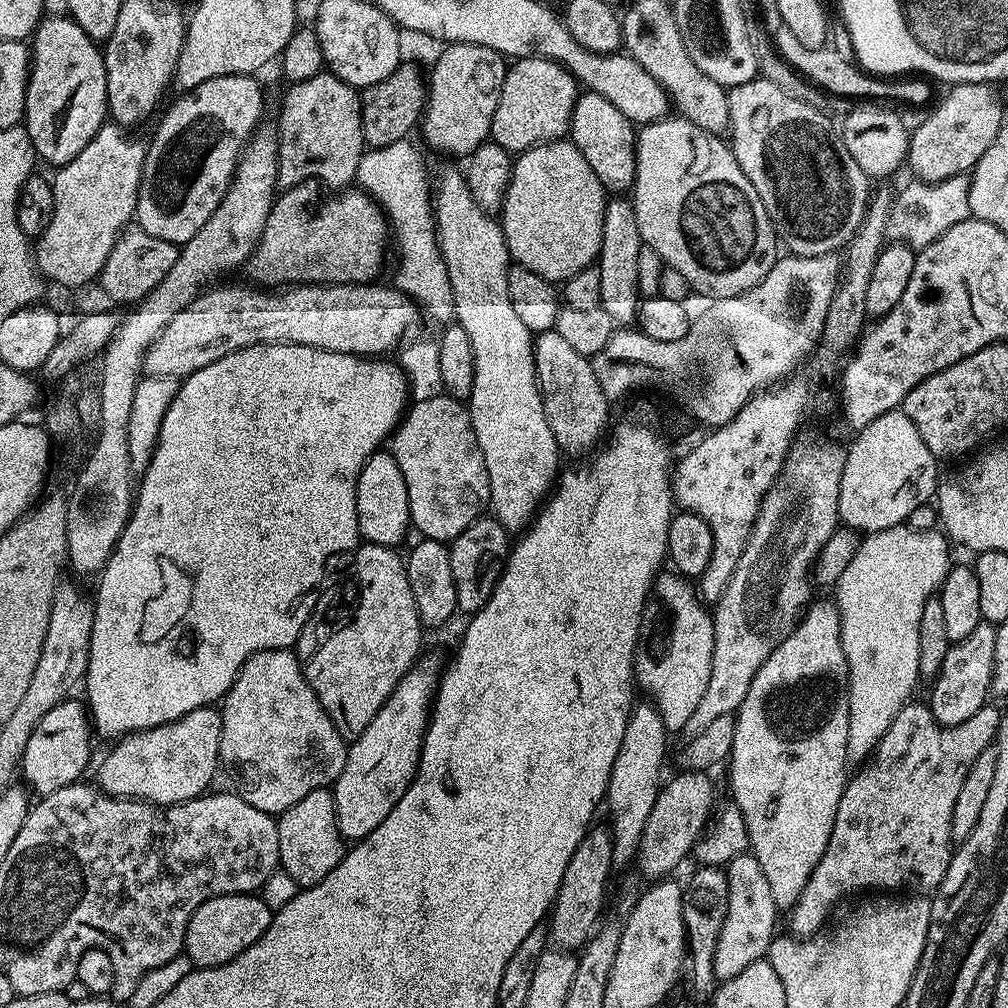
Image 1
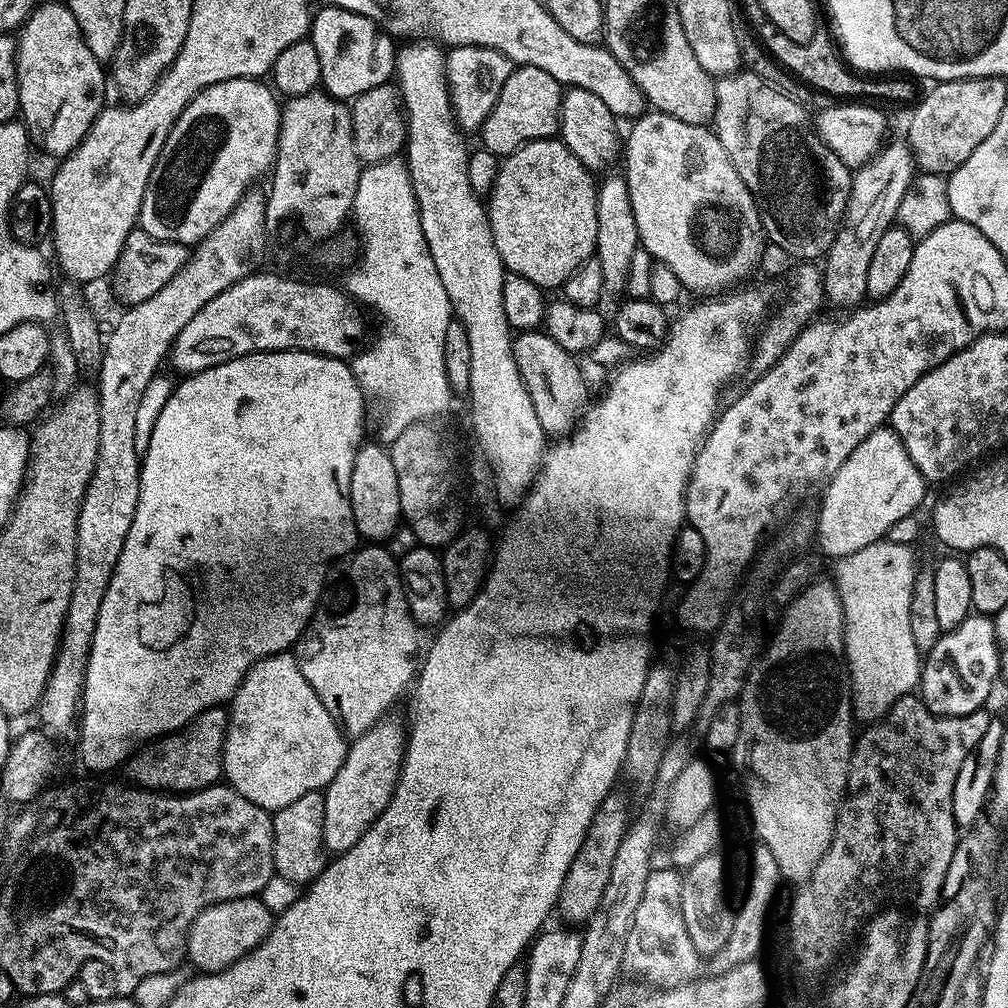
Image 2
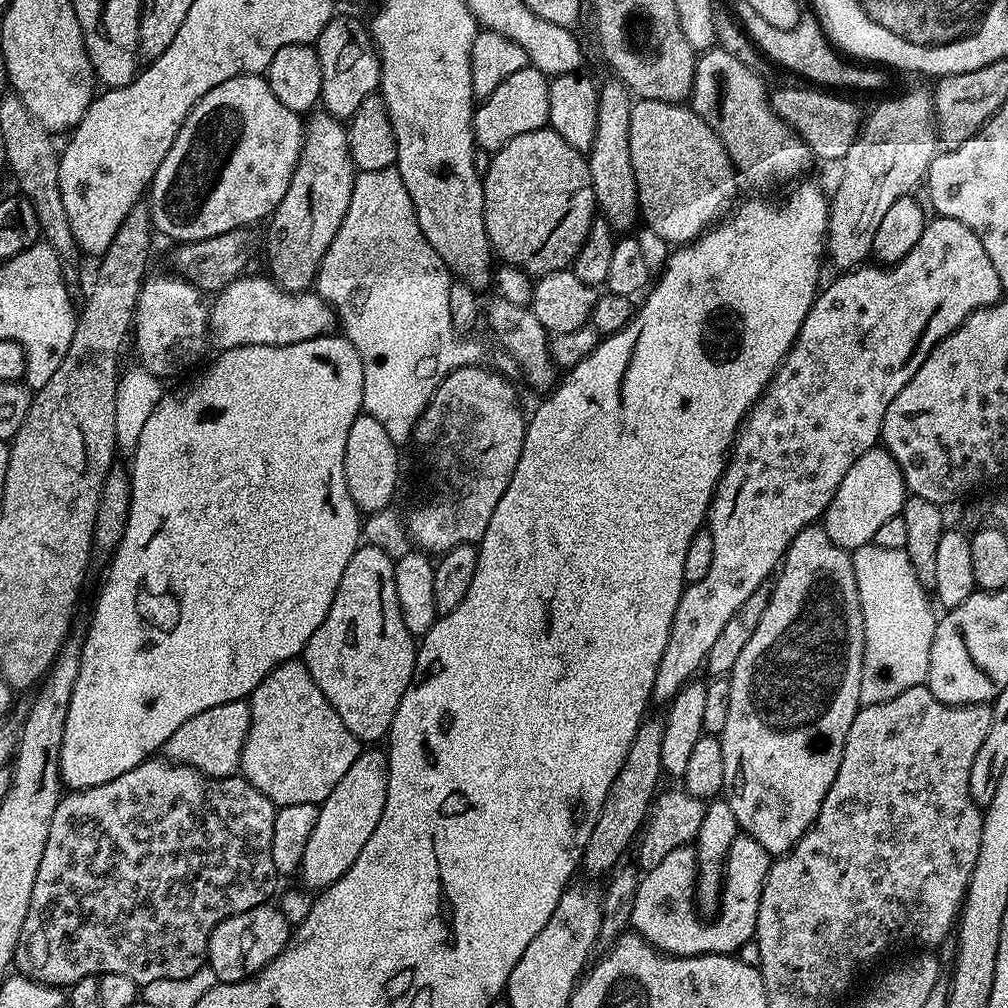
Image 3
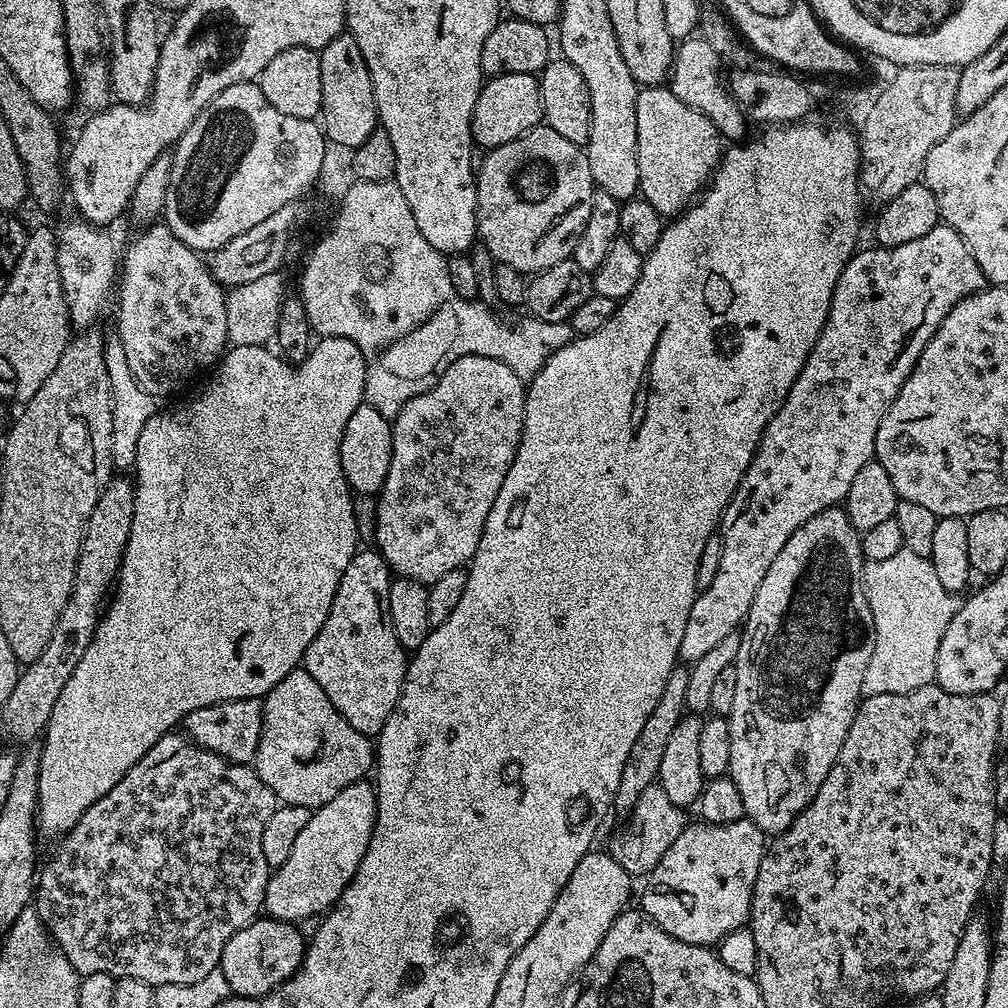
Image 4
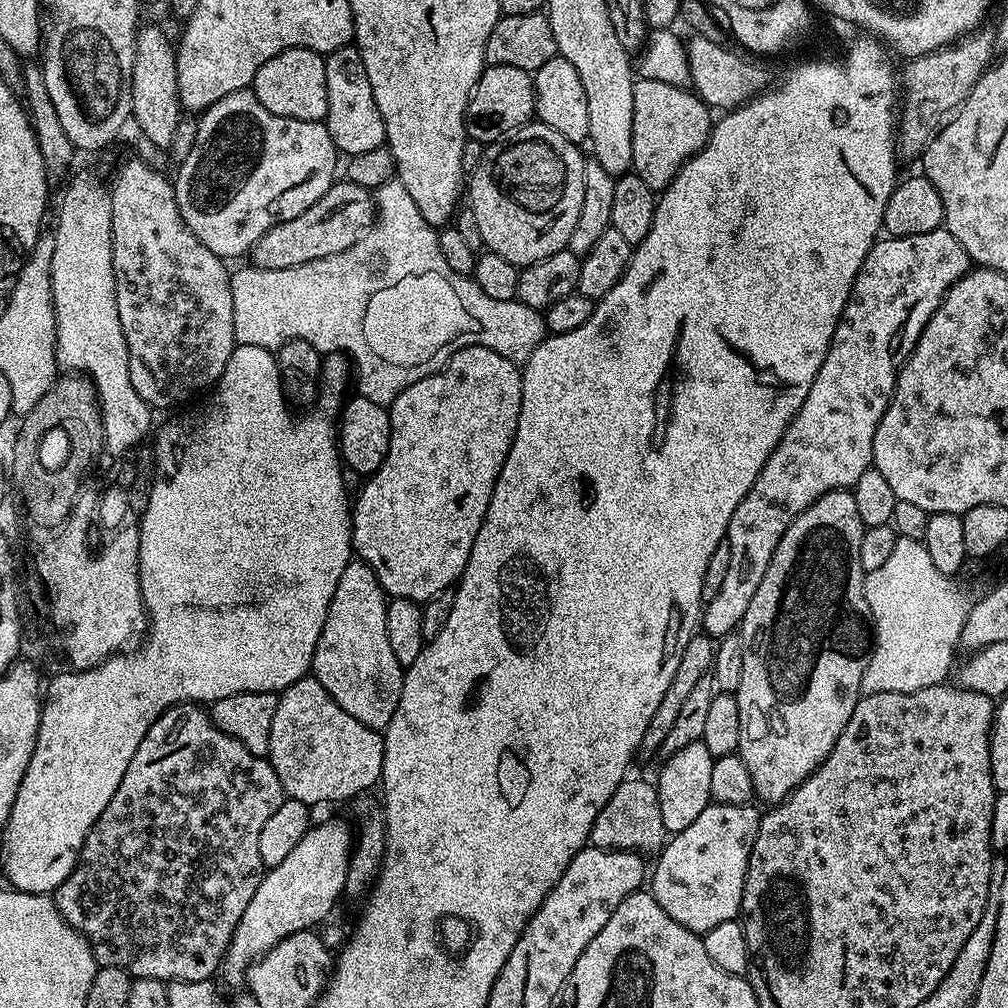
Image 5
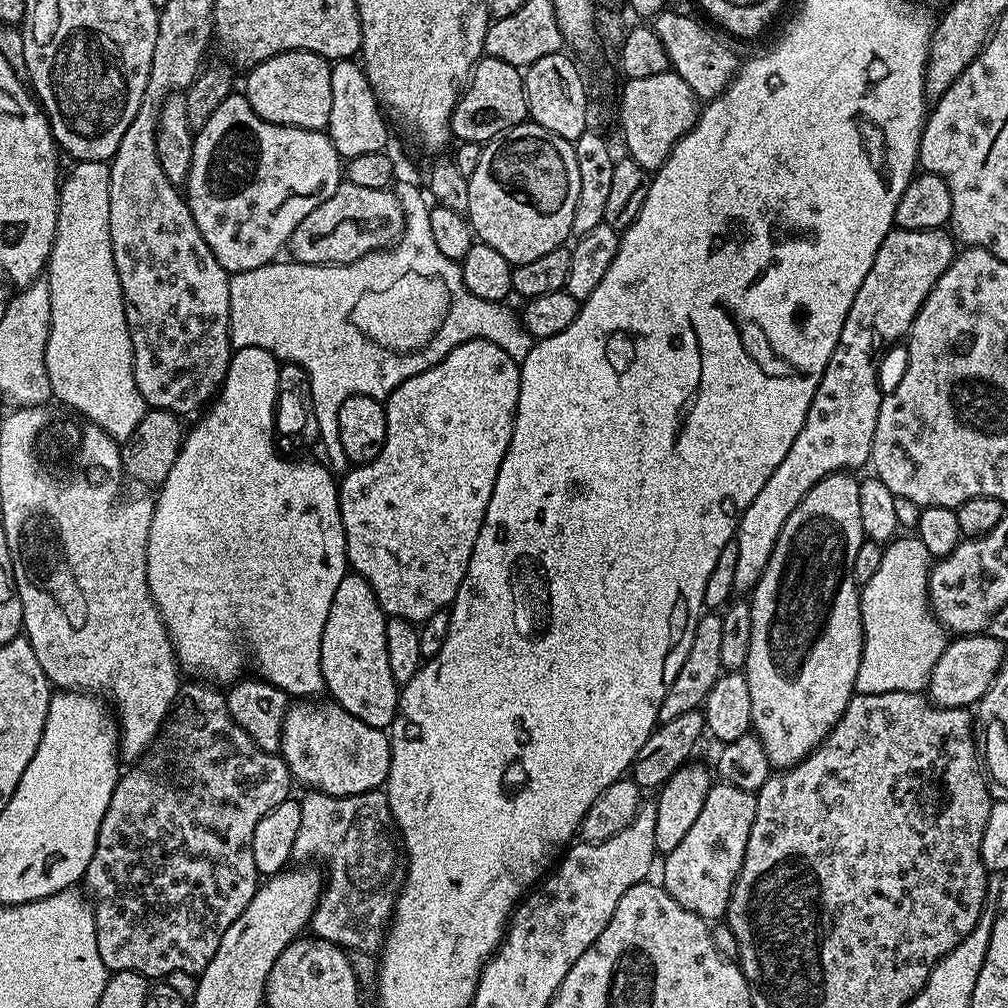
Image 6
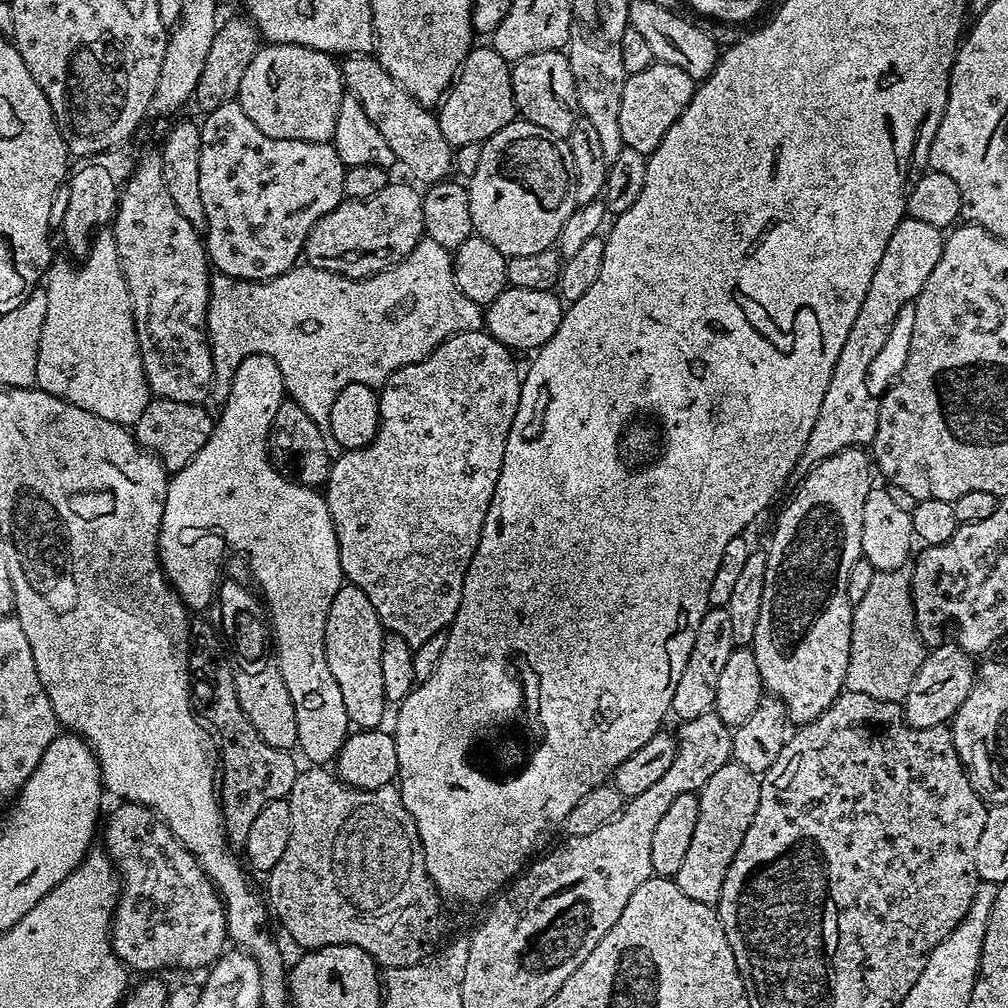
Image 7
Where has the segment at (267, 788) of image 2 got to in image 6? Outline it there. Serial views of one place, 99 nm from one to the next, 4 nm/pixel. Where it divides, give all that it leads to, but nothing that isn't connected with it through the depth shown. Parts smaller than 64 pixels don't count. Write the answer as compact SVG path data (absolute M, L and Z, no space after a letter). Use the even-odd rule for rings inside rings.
M300 698L295 702L289 703L288 711L284 713L284 721L282 722L282 742L280 743L279 755L283 756L284 761L288 763L288 769L290 770L290 774L292 775L293 781L297 785L305 784L305 789L315 790L318 792L324 792L328 796L353 796L354 794L362 794L363 792L375 792L377 790L383 789L385 785L388 783L388 771L390 770L390 762L392 761L392 741L390 739L389 733L385 731L383 728L375 728L374 726L366 726L366 722L362 722L358 718L354 718L354 714L350 714L341 706L341 704L337 704L335 702L327 702L328 704L316 704L320 702L313 702L308 698Z

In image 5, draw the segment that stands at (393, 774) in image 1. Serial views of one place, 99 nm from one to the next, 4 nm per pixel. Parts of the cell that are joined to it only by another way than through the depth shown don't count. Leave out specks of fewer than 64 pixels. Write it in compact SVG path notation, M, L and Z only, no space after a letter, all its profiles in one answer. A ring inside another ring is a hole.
M342 821L316 822L283 862L265 871L258 890L254 890L254 898L250 898L250 906L246 906L246 910L242 910L242 918L238 918L238 926L220 963L220 980L224 979L232 988L239 984L241 987L249 966L275 944L282 942L282 938L315 929L331 917L328 915L332 907L344 896L353 843L353 829L349 825L347 828Z

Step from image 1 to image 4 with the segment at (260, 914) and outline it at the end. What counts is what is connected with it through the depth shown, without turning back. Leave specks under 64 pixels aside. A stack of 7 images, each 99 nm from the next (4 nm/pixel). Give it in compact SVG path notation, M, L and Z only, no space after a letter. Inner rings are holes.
M257 918L249 922L242 930L226 942L226 950L222 950L220 959L220 970L229 982L231 993L237 996L265 996L275 990L280 984L284 984L292 975L300 969L300 964L304 961L304 949L306 939L300 933L299 927L295 923L286 920L274 920L271 918Z

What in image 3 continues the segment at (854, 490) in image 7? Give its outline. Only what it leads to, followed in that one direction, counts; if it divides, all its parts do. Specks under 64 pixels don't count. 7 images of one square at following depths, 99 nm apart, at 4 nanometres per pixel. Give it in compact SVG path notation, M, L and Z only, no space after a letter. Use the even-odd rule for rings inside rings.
M809 526L804 528L790 542L787 552L784 553L784 559L774 576L772 584L772 597L766 606L766 614L762 614L762 622L758 622L754 634L750 637L750 642L746 642L742 654L738 654L738 662L734 662L730 673L730 706L726 710L726 726L720 731L719 741L722 746L722 766L724 767L724 791L723 799L728 801L730 810L734 810L734 818L738 818L741 833L747 834L751 839L757 840L761 849L765 853L772 852L773 857L783 856L798 843L806 834L806 830L818 818L818 810L822 810L822 802L826 798L826 794L830 790L830 786L834 786L834 778L838 774L838 766L842 766L842 750L846 746L846 734L850 734L850 722L854 722L857 712L860 711L862 705L860 702L860 683L862 682L862 662L864 661L864 623L862 622L862 602L858 598L858 582L854 578L854 566L852 558L847 548L839 548L832 539L826 534L823 526Z

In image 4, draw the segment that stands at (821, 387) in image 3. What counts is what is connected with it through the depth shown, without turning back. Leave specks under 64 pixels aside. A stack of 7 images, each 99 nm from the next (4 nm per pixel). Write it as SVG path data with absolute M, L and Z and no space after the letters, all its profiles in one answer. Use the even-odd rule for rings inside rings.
M943 222L937 224L934 230L930 230L930 234L922 234L922 238L914 238L914 242L906 242L902 246L893 248L871 247L865 252L864 249L857 251L851 262L842 270L842 274L838 278L838 286L834 286L834 298L830 302L830 314L822 326L822 334L818 338L818 342L814 342L794 386L790 386L784 399L784 405L777 410L774 418L770 418L760 439L758 450L754 454L750 466L744 471L742 482L738 482L738 490L734 490L724 511L724 517L720 519L718 535L722 542L722 562L718 562L718 574L714 574L714 582L710 586L706 586L706 590L697 595L694 606L690 606L690 618L686 618L686 630L682 634L681 661L691 662L702 658L702 654L706 654L706 650L714 650L714 646L718 646L718 642L722 642L722 638L726 638L726 634L737 631L748 619L748 611L754 602L754 594L758 594L758 586L762 586L762 578L766 578L766 570L770 570L770 565L774 563L774 558L778 558L782 546L786 546L790 534L794 534L794 530L798 530L798 526L802 526L802 522L810 522L810 518L814 518L814 514L822 514L822 510L835 508L847 501L850 486L854 482L855 476L858 475L858 470L862 470L862 466L873 463L876 454L878 426L882 422L886 410L890 410L898 390L914 370L926 342L930 342L930 338L936 333L938 326L946 318L946 314L950 314L950 310L959 300L972 296L985 287L984 271L978 266L974 254L970 254L964 239L950 225Z

